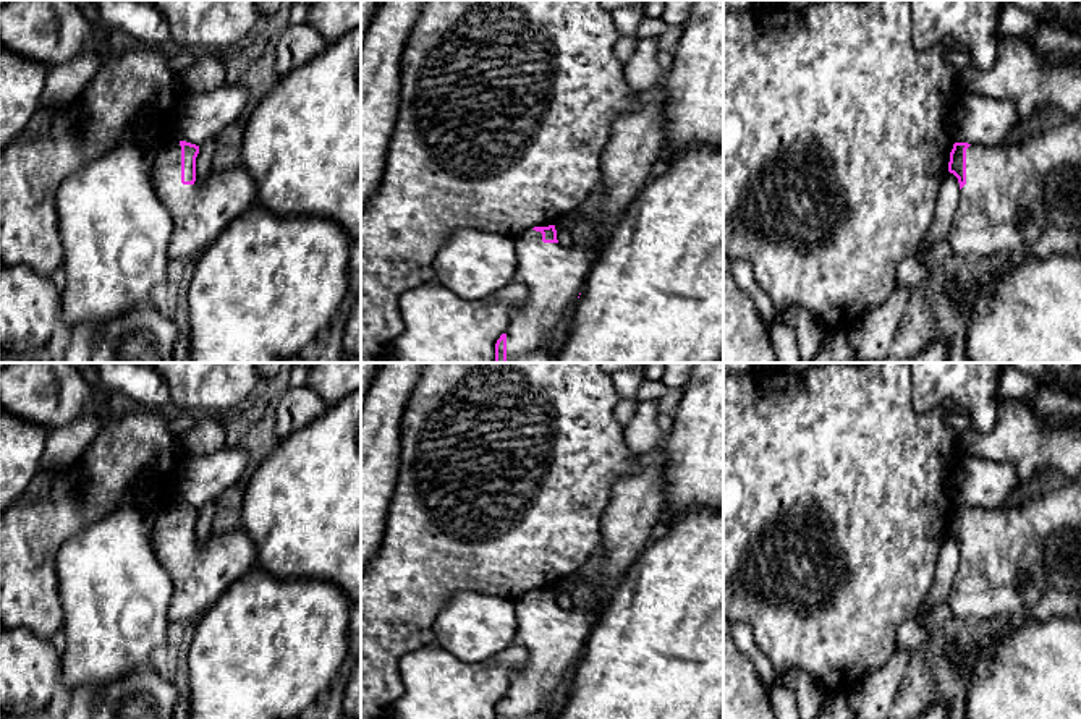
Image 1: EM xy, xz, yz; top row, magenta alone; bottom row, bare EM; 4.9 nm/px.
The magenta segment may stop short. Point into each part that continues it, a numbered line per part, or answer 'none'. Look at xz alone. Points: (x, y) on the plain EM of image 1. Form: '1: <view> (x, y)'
1: xz (554, 638)

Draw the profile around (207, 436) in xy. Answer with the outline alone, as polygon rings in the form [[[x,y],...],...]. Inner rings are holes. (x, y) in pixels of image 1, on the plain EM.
[[[212,413],[199,415],[196,426],[178,437],[181,457],[202,457],[222,450],[227,445],[227,431]]]

